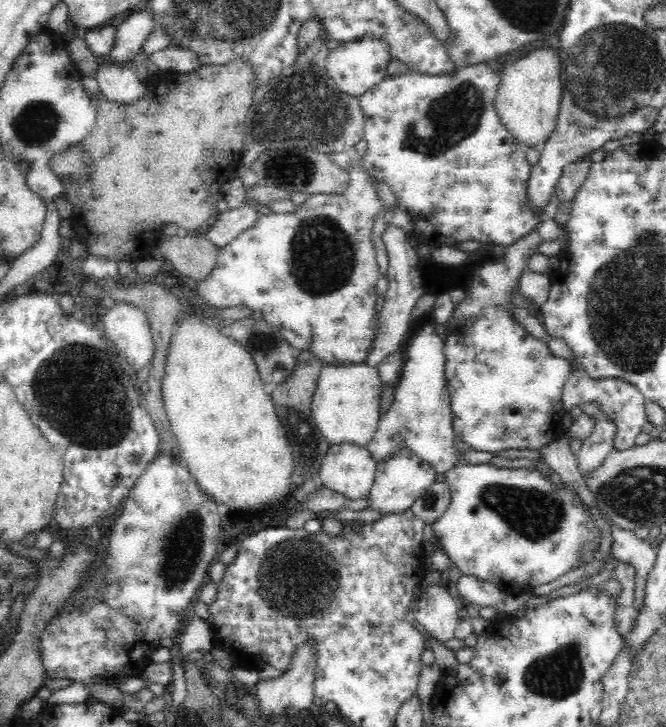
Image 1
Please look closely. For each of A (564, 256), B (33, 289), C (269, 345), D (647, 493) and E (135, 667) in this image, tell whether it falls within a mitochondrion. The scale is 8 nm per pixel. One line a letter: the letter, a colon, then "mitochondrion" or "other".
A: other
B: other
C: mitochondrion
D: mitochondrion
E: other

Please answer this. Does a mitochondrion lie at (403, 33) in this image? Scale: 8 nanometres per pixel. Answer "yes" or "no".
no

